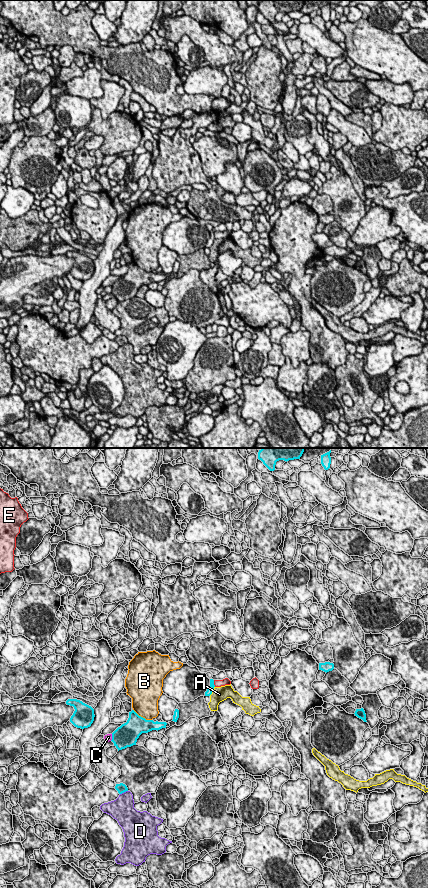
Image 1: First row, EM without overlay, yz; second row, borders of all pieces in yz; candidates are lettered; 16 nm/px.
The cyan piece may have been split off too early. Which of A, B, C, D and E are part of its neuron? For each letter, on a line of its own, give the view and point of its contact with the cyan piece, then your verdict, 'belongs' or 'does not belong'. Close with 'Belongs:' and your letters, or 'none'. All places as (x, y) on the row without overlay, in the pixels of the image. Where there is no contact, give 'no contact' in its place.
A: yz (212, 243) | does not belong
B: yz (142, 269) | does not belong
C: yz (112, 289) | does not belong
D: yz (123, 344) | does not belong
E: yz (213, 235) | does not belong
Belongs: none

